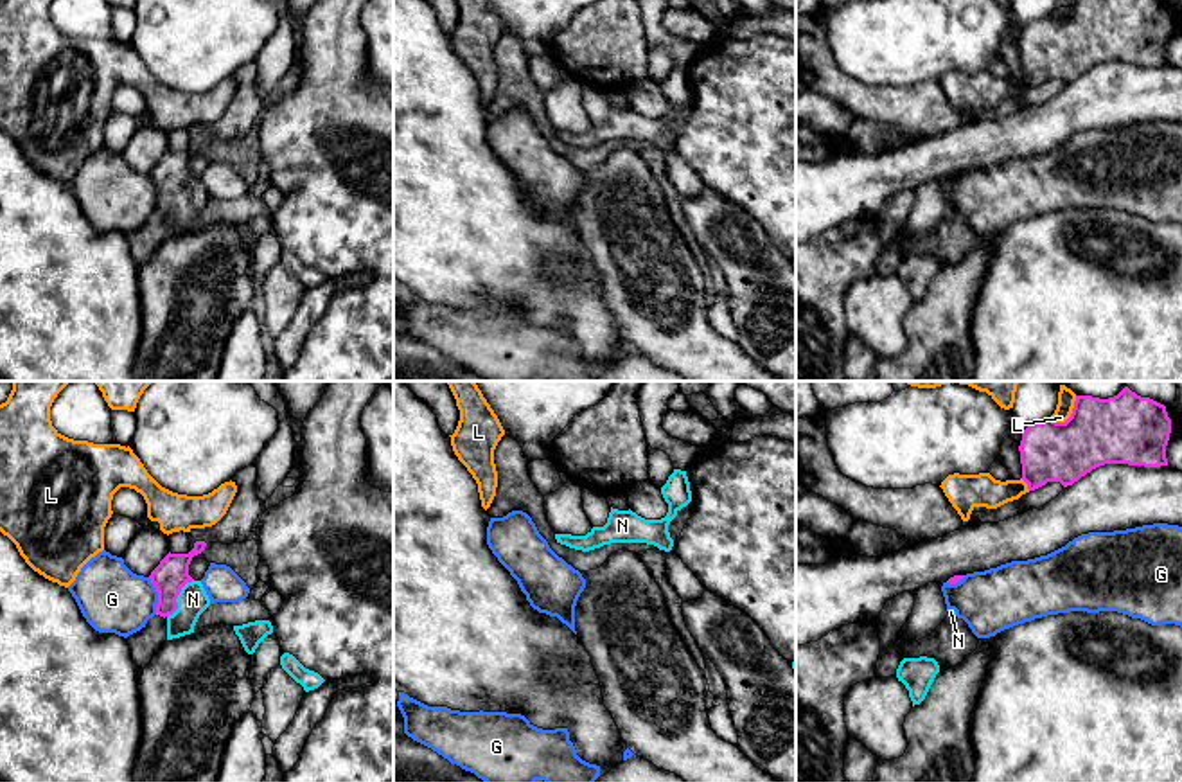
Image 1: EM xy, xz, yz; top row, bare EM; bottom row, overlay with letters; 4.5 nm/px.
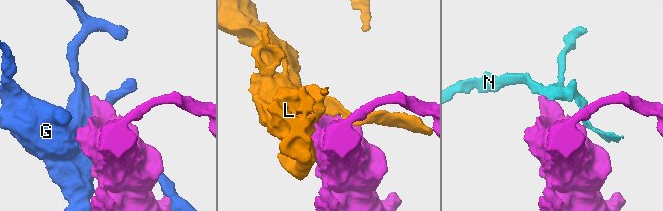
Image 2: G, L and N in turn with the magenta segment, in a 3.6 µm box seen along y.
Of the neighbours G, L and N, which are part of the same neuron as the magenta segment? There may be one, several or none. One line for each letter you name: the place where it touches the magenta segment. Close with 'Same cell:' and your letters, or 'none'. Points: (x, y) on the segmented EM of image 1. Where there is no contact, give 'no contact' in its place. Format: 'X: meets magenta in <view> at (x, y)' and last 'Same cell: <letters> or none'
N: meets magenta in xy at (176, 597)
Same cell: N

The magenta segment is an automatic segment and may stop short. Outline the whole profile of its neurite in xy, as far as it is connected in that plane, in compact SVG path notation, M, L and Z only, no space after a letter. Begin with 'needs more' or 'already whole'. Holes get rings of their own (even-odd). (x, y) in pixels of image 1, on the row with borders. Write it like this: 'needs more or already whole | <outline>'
needs more | M196 541L189 554L169 552L149 575L158 591L156 615L167 620L167 640L194 633L199 615L210 606L201 581L189 575L192 557L205 547L205 541Z

